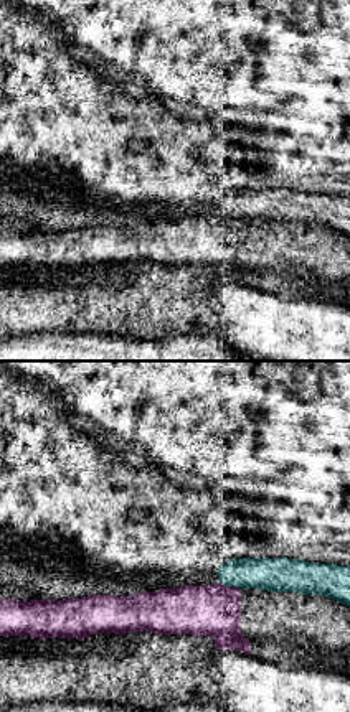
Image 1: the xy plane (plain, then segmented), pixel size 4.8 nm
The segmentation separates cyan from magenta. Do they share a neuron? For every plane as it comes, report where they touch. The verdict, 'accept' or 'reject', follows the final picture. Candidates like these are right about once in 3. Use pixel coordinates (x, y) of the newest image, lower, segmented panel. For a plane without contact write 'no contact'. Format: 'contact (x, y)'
contact (231, 585)

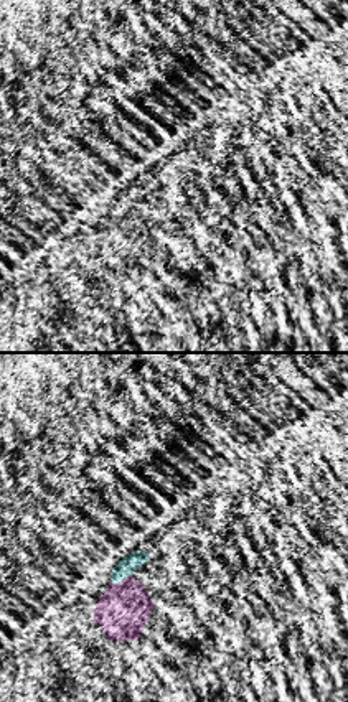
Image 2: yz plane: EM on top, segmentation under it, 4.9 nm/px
contact (121, 580)

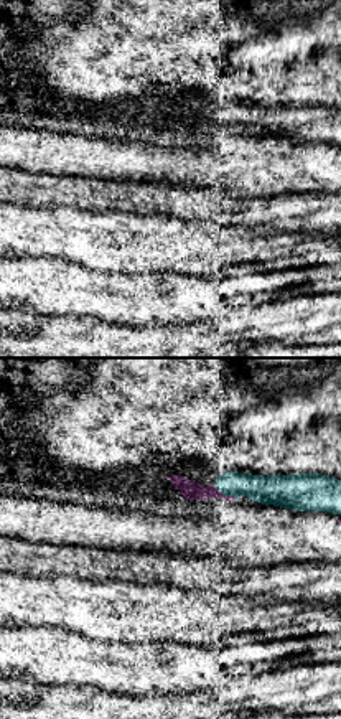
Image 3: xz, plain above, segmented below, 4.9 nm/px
contact (224, 495)

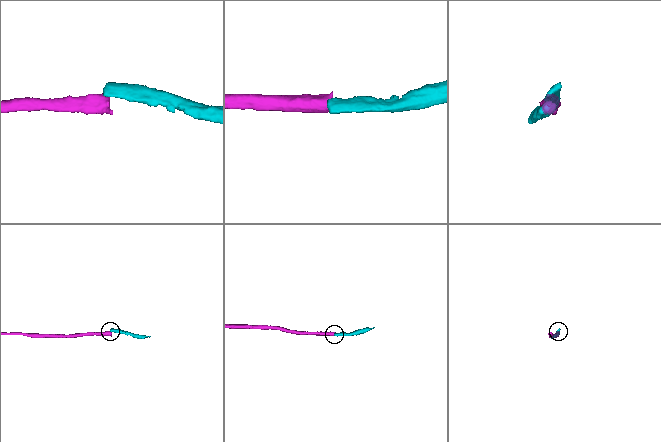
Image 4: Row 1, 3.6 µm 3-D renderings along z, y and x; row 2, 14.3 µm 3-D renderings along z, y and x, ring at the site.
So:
accept

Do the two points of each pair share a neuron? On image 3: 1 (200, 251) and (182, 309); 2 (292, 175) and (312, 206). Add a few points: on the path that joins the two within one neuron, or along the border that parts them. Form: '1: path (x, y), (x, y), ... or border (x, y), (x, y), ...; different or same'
1: border (154, 272), (186, 272), (211, 279); different
2: border (323, 192), (284, 192), (266, 197); different

